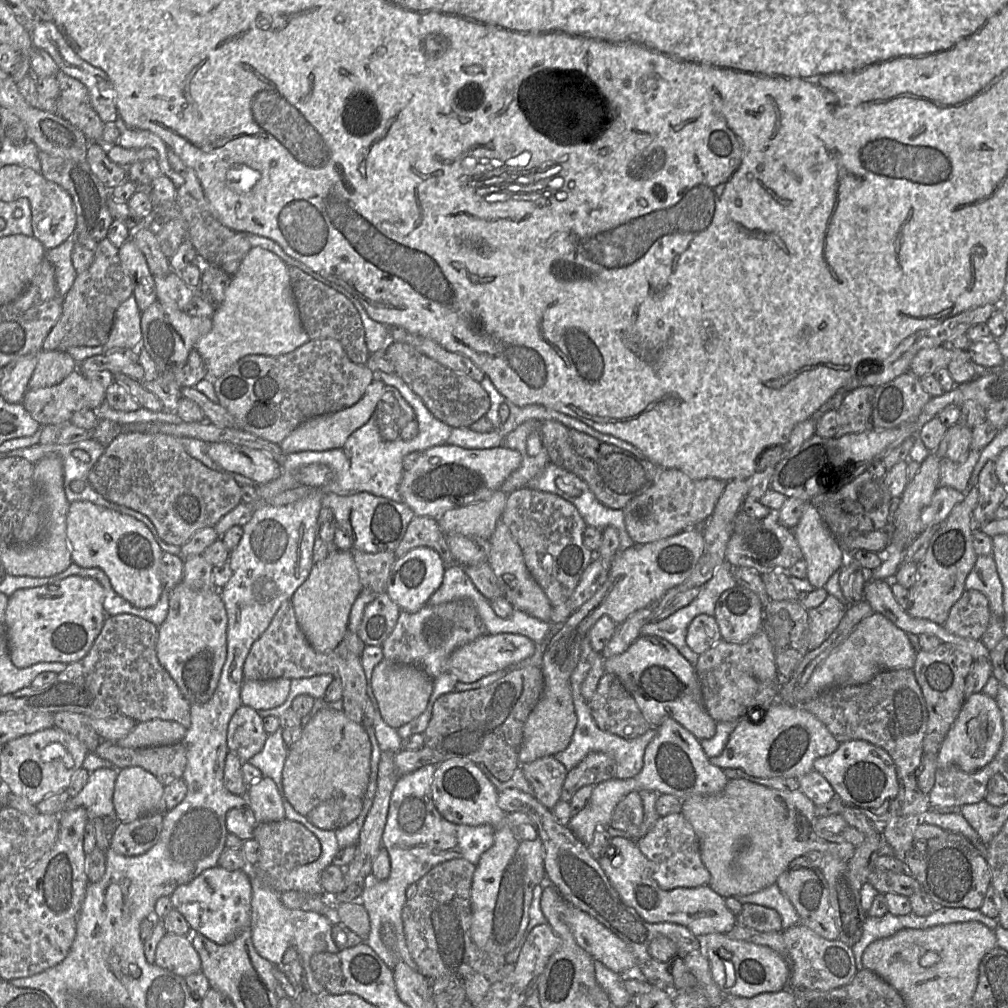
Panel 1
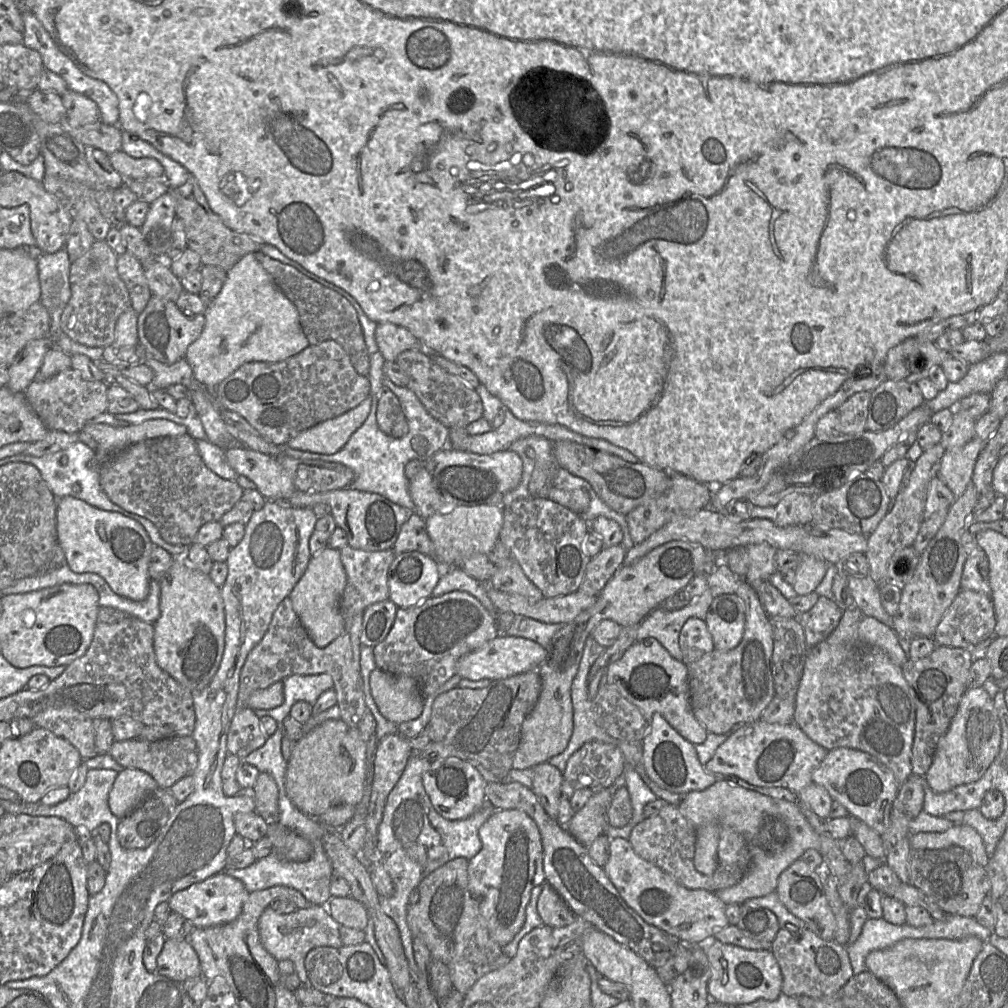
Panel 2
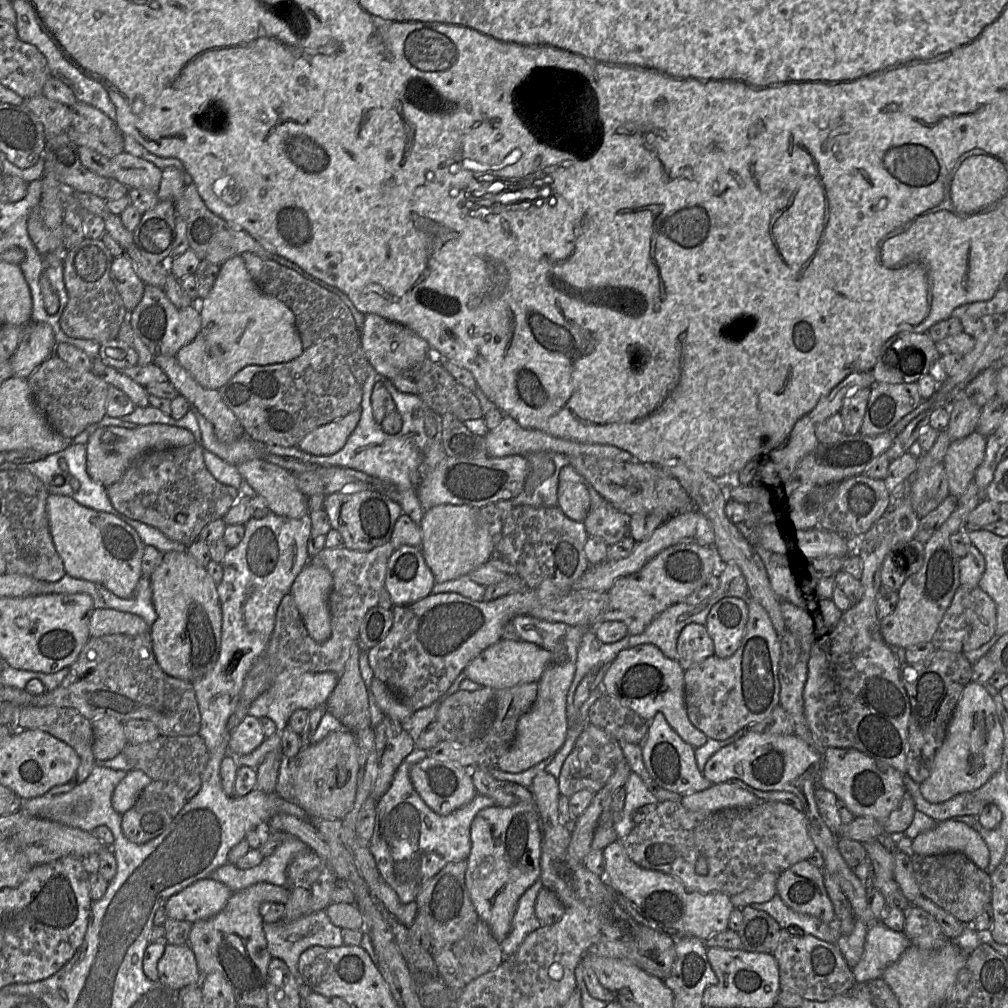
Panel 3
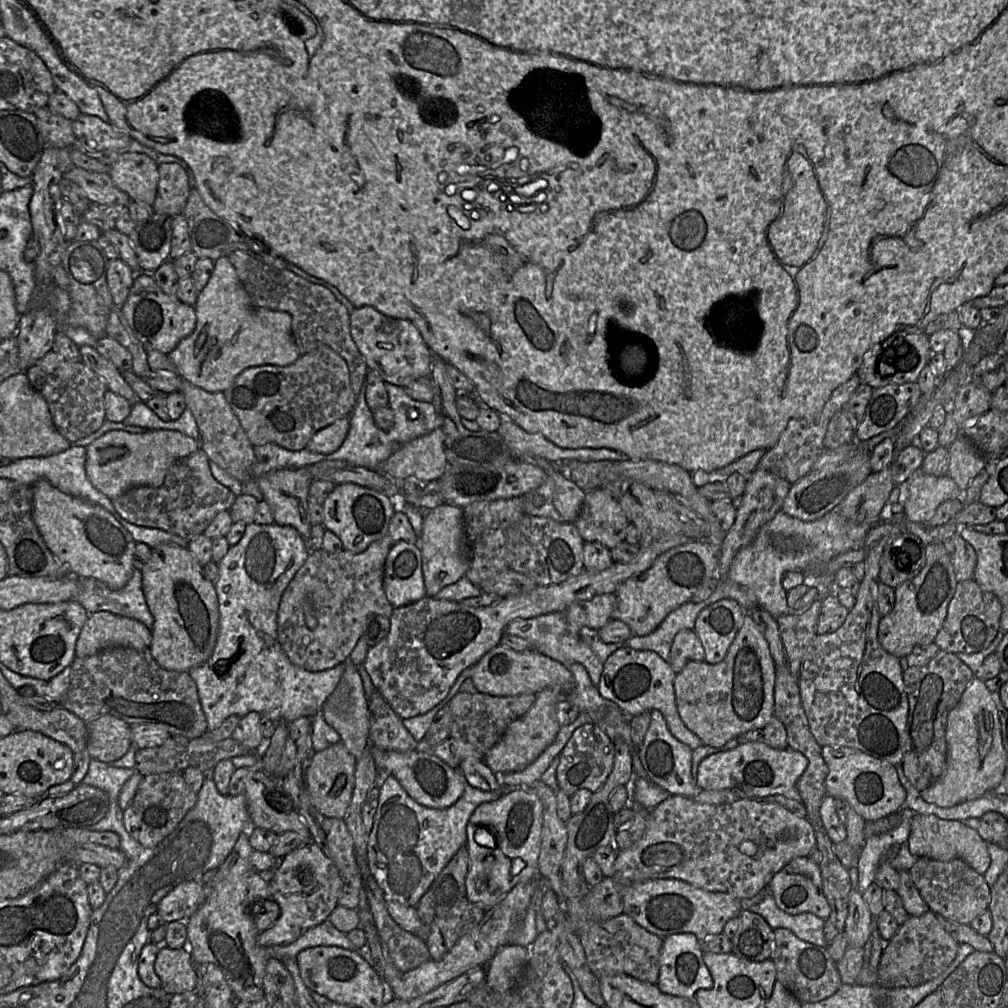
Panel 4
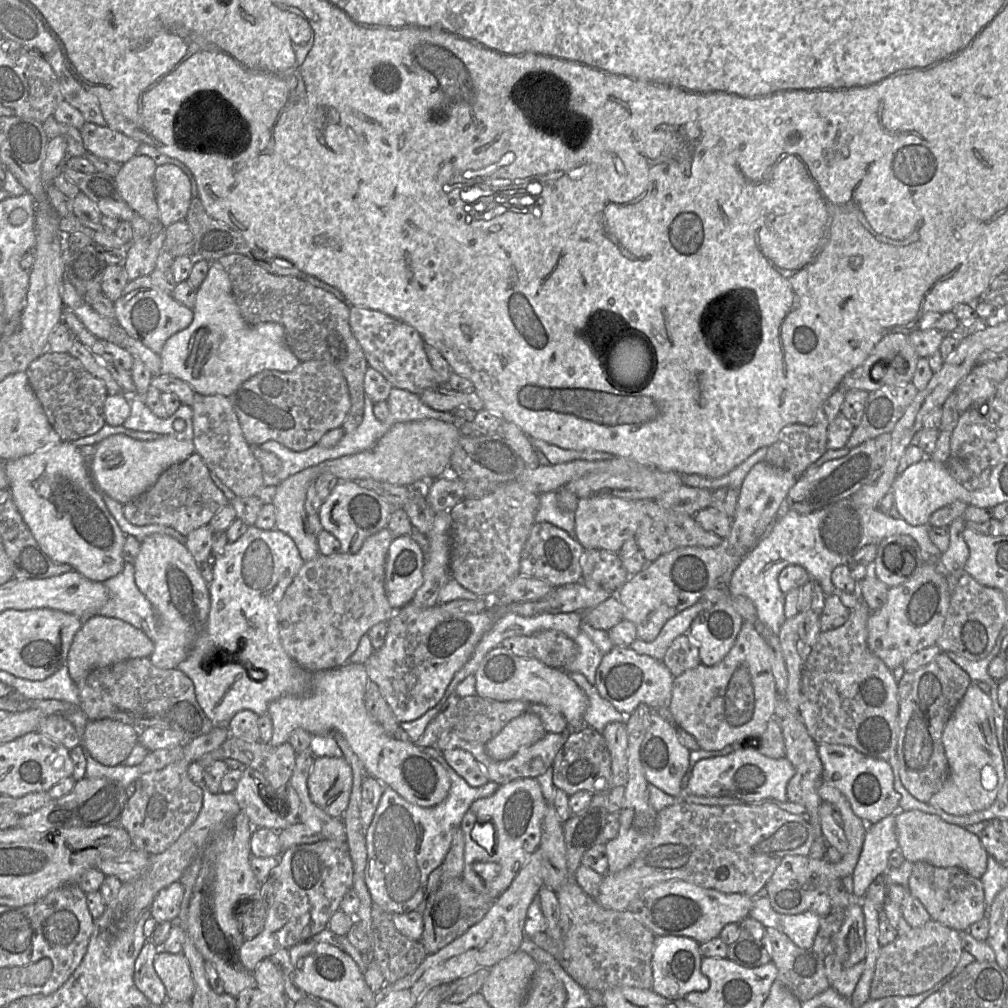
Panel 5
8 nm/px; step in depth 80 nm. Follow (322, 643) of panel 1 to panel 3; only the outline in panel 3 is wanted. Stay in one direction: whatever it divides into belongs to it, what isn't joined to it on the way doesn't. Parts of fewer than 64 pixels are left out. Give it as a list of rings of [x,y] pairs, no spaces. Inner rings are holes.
[[[309,559],[290,588],[290,594],[294,599],[305,628],[311,638],[318,643],[326,641],[331,635],[328,598],[332,587],[333,578],[329,570],[323,566],[313,564]]]

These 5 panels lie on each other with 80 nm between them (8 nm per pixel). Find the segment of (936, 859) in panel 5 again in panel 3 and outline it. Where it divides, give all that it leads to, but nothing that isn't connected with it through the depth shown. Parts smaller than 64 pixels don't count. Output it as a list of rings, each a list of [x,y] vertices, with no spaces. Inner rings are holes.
[[[954,819],[939,821],[932,829],[911,839],[911,850],[919,855],[960,852],[981,870],[986,870],[989,863],[989,850],[980,834]]]

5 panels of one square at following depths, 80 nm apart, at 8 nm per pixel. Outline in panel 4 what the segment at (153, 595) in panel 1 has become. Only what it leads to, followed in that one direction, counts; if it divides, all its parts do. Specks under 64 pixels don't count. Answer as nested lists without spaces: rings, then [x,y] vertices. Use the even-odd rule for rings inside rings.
[[[46,480],[31,485],[33,521],[54,557],[66,565],[68,574],[93,578],[117,590],[123,588],[133,573],[136,541],[103,507],[59,491]]]

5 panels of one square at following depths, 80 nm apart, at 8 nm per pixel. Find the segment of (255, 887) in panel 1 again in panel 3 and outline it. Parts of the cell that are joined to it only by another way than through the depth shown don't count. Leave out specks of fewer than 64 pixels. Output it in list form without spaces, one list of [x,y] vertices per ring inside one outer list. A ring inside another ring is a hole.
[[[326,910],[313,912],[292,922],[279,920],[274,923],[264,923],[263,930],[271,956],[282,960],[288,966],[298,984],[304,983],[298,967],[299,958],[305,950],[312,946],[340,947],[345,945],[341,928],[330,921]]]

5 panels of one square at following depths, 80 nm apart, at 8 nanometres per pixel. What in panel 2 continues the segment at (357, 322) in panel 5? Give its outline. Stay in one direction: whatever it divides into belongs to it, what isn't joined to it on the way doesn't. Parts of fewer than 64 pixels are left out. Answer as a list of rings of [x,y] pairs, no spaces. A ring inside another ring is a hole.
[[[389,322],[377,323],[375,340],[385,361],[396,361],[405,350],[422,348],[421,342],[408,329]]]

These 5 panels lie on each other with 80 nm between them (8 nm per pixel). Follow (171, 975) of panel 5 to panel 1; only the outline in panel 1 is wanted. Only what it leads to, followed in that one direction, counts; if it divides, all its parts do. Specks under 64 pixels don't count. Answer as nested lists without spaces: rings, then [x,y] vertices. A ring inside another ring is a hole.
[[[166,932],[157,945],[154,963],[183,978],[201,971],[201,959],[189,935]]]

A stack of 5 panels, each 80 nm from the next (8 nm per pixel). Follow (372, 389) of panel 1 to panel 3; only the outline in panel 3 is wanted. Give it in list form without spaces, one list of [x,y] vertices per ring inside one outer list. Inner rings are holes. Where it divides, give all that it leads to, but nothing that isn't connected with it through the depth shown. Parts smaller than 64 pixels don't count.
[[[361,408],[346,416],[319,426],[308,433],[297,447],[312,455],[333,455],[346,443],[361,417]]]

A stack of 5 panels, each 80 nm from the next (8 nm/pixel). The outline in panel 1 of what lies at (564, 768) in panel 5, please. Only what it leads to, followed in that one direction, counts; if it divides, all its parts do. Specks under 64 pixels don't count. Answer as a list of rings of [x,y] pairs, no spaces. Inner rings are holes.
[[[603,752],[589,753],[568,771],[560,799],[569,803],[580,788],[588,785],[596,786],[615,778],[616,770],[616,761],[611,755]]]

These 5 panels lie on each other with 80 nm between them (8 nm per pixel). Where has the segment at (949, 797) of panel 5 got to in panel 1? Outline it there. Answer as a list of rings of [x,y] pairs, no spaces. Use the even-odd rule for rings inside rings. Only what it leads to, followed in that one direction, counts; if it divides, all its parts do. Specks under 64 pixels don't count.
[[[983,692],[965,698],[962,707],[937,752],[938,769],[957,766],[973,773],[986,766],[996,755],[1003,738],[1002,715],[995,699]]]

